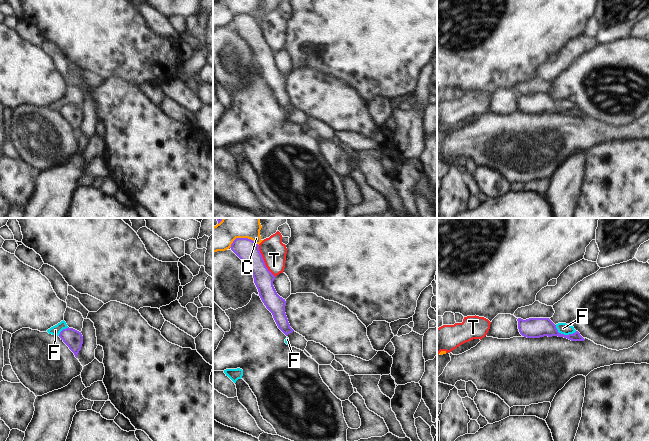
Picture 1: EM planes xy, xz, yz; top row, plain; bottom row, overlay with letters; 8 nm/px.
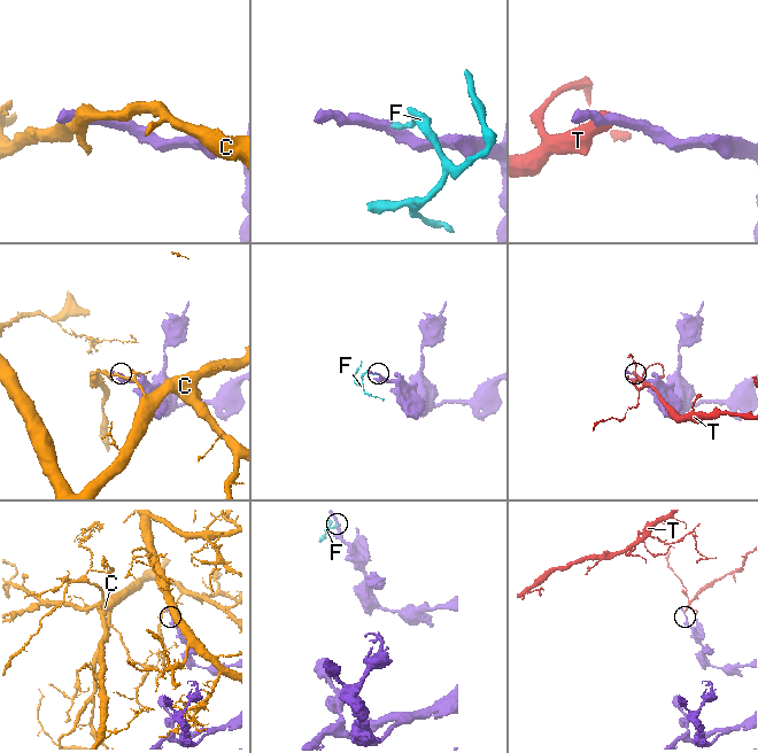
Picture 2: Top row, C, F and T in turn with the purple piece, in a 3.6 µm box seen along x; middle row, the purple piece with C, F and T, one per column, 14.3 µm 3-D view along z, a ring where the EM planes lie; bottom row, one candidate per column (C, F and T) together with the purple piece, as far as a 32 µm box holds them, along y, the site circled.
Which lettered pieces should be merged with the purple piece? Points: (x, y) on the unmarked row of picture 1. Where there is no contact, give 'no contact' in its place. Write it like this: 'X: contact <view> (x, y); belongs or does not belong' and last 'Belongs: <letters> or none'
C: contact xz (242, 14); does not belong
F: contact yz (563, 110); does not belong
T: contact xz (263, 37); does not belong
Belongs: none

